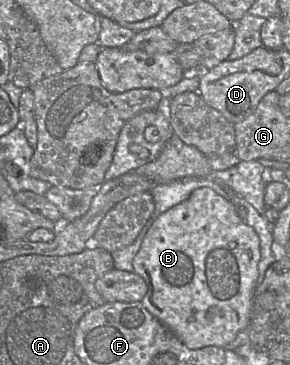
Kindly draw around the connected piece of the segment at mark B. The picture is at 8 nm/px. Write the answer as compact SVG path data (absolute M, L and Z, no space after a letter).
M201 187L195 189L186 200L171 207L156 218L143 238L139 251L133 258L133 268L134 272L140 275L147 283L147 293L142 299L144 307L189 349L199 349L205 346L224 348L236 338L239 332L247 329L249 326L254 290L259 275L259 260L260 241L253 227L249 226L239 216L235 205L229 199L219 195L210 187Z

